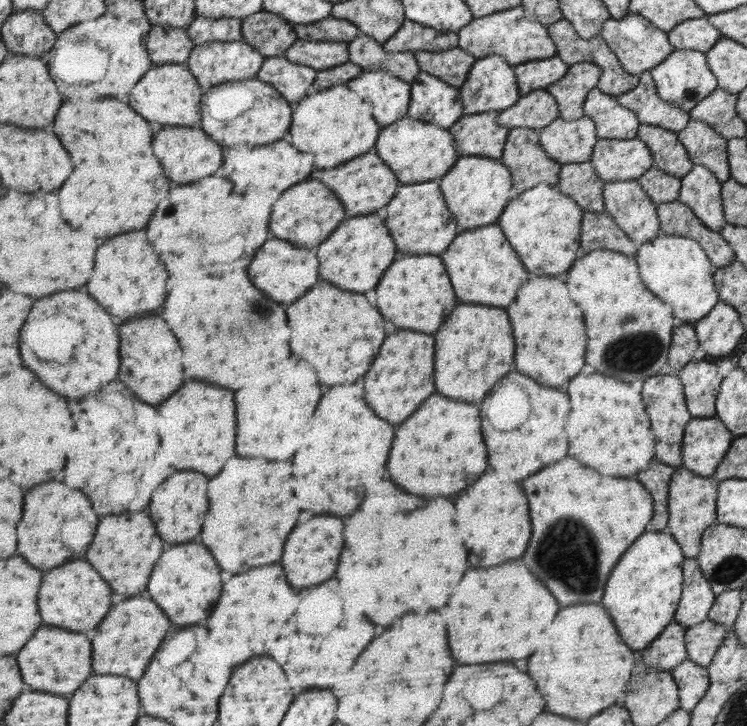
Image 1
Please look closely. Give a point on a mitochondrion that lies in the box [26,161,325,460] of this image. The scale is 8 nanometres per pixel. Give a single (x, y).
(260, 308)

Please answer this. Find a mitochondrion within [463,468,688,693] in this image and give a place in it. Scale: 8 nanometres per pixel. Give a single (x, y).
(567, 553)

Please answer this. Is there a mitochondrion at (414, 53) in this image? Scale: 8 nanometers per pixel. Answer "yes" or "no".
no

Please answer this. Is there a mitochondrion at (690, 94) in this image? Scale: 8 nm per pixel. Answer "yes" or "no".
yes

